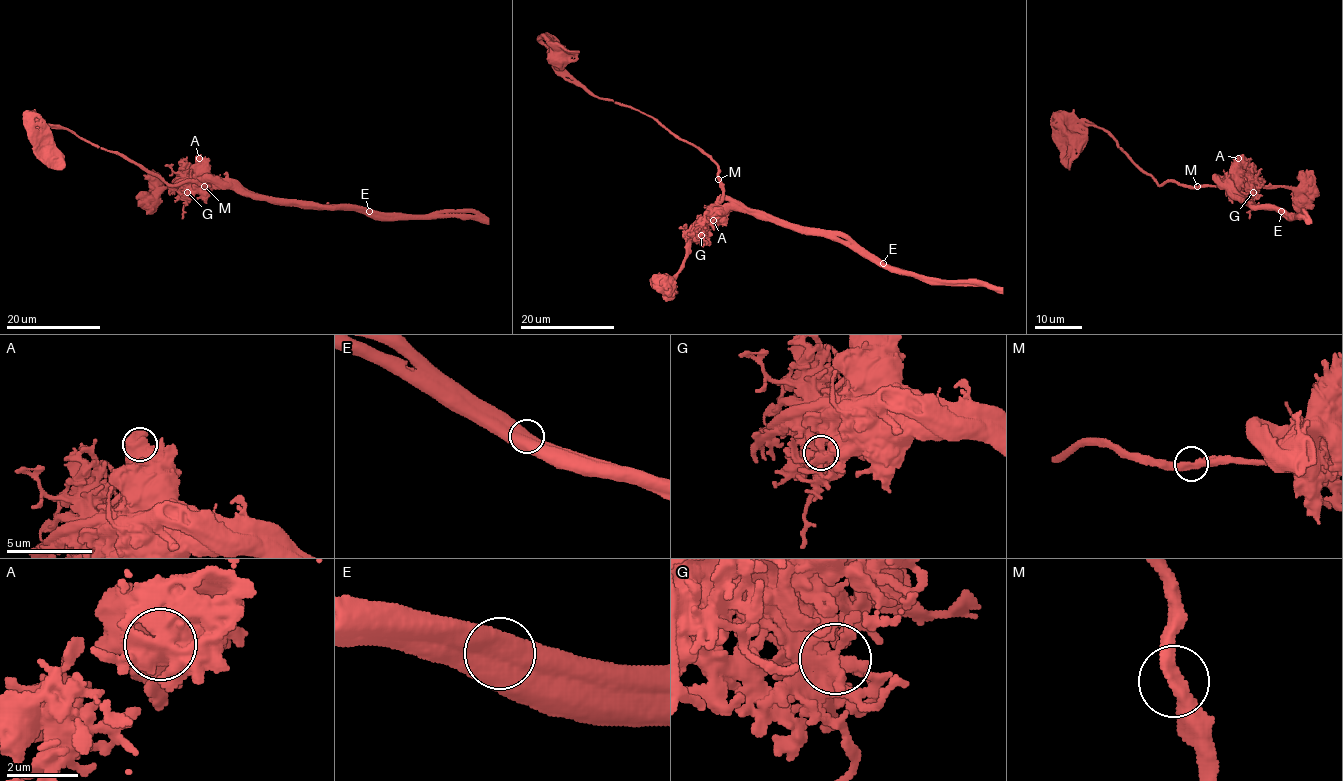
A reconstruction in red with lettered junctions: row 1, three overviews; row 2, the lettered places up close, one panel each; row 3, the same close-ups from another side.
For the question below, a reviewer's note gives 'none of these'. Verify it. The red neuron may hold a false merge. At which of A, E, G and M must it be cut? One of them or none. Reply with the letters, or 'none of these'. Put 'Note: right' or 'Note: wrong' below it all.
E
Note: wrong

